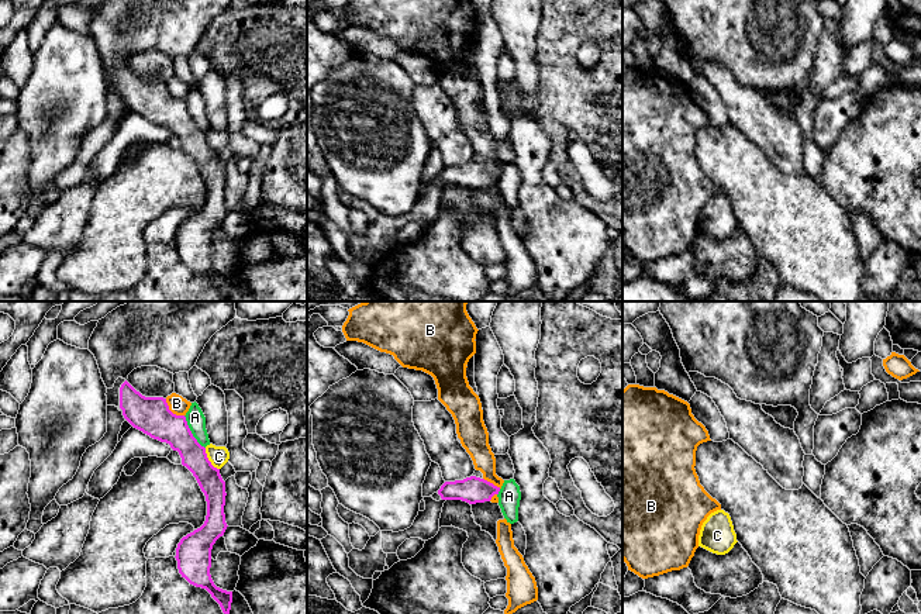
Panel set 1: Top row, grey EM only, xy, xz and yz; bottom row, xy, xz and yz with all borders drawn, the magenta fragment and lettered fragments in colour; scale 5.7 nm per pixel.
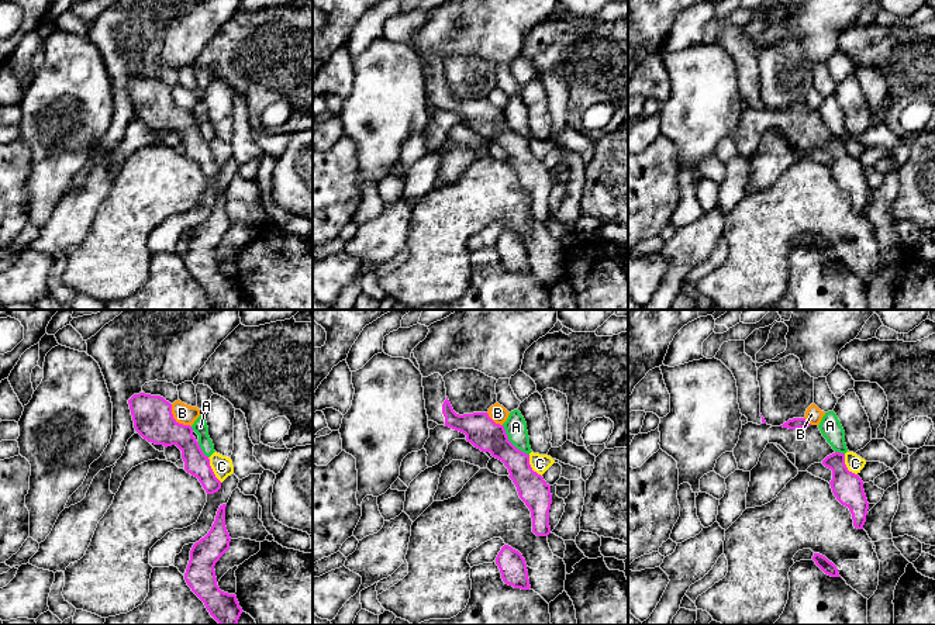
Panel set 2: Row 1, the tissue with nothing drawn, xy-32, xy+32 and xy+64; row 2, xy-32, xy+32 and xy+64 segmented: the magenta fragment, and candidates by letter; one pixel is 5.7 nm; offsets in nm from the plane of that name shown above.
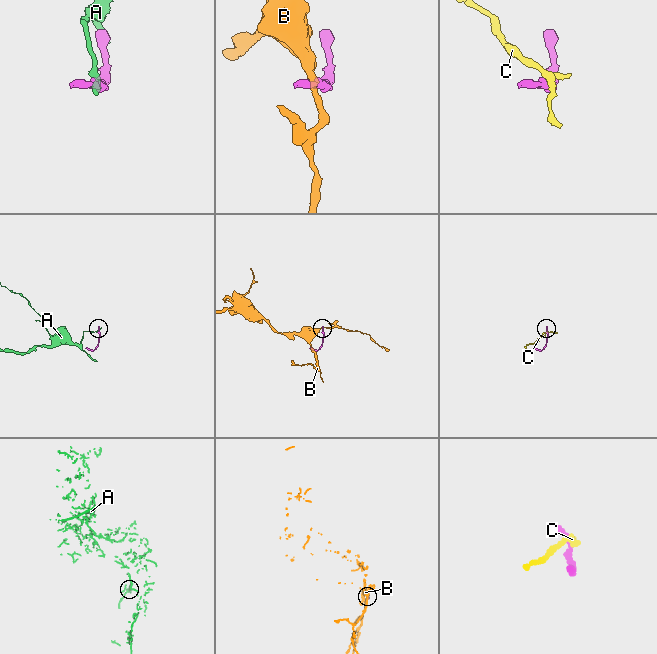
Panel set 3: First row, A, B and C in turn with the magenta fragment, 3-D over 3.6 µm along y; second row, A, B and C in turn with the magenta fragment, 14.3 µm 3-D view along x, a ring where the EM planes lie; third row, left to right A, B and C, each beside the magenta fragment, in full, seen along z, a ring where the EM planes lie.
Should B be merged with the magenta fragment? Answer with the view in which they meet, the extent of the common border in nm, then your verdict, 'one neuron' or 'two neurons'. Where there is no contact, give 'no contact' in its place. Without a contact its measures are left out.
meets magenta in xy; contact 150 nm long; two neurons

